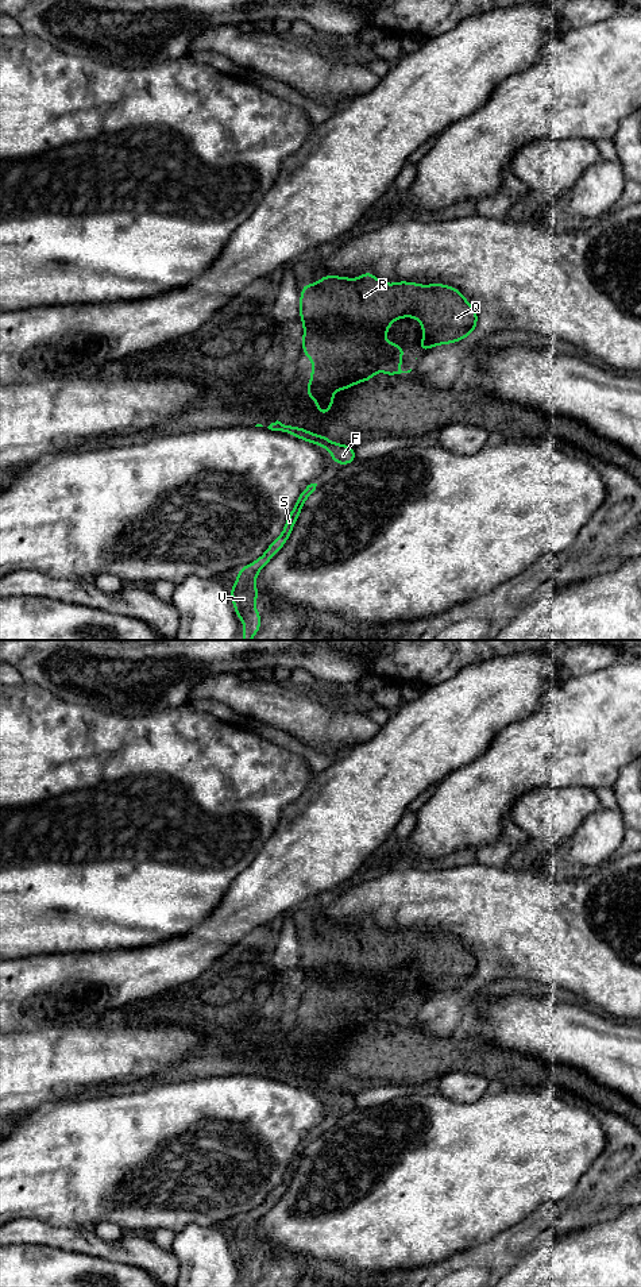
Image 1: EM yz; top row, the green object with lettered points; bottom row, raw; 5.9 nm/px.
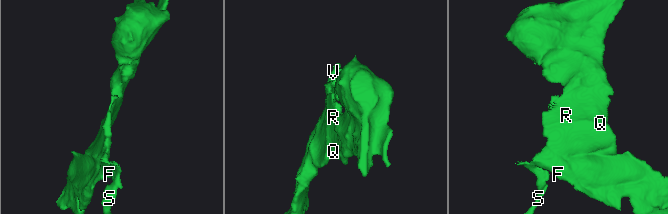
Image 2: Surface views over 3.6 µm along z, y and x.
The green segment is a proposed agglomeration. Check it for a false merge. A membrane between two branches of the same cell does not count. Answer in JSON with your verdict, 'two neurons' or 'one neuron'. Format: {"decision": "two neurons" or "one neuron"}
{"decision": "one neuron"}

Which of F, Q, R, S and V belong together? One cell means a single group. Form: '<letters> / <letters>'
F Q R S V

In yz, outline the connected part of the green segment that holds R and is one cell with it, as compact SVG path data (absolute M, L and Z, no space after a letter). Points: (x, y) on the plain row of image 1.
M364 920L359 926L324 922L316 932L302 933L300 944L300 967L304 974L302 999L313 1009L312 1026L308 1029L305 1043L317 1051L318 1061L331 1060L335 1049L333 1040L371 1029L378 1020L389 1025L412 1020L412 1017L401 1018L403 995L385 989L390 972L402 966L416 966L422 974L420 999L460 990L471 983L478 972L476 957L459 937L451 933L439 930L420 933L408 929L386 932L371 920Z

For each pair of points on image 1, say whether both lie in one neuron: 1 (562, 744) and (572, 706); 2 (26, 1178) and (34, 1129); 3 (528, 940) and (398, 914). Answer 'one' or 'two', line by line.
1: one
2: one
3: one

